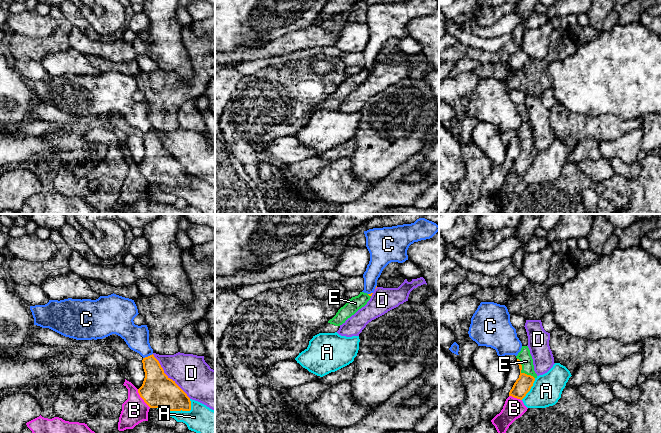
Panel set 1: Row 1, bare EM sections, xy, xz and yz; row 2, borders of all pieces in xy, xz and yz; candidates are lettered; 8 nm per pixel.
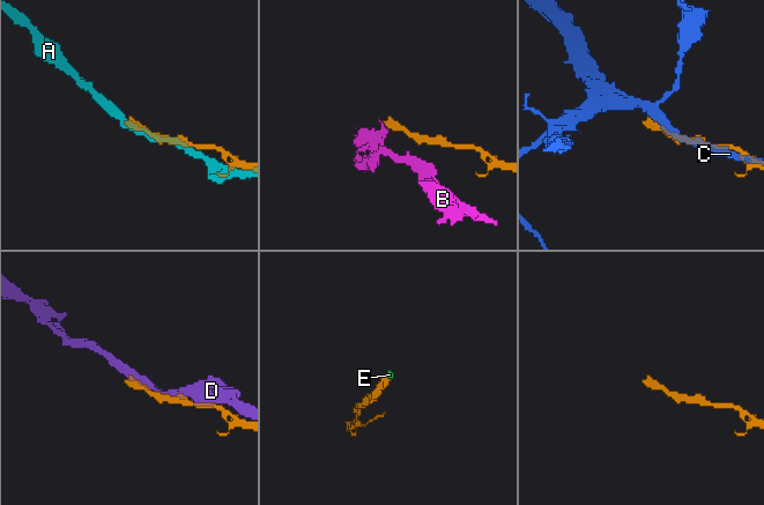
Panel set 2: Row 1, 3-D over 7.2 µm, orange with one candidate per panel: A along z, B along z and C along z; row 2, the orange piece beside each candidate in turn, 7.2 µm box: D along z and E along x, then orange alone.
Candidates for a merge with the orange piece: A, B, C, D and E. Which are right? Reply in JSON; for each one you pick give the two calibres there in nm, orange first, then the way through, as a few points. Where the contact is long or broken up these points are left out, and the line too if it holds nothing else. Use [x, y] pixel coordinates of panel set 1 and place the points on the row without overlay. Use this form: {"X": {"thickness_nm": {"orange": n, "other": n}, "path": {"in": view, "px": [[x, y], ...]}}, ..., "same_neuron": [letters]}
{"E": {"thickness_nm": {"orange": 140, "other": 100}, "path": {"in": "yz", "px": [[523, 160], [520, 147], [524, 143], [524, 132]]}}, "same_neuron": ["E"]}

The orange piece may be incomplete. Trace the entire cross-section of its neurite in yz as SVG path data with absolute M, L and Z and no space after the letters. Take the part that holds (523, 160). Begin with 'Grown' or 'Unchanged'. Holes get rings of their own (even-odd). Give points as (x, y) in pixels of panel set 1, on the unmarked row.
Grown. M522 122L516 134L520 151L510 166L509 172L522 176L533 162L537 150L534 147L533 135L528 122Z

